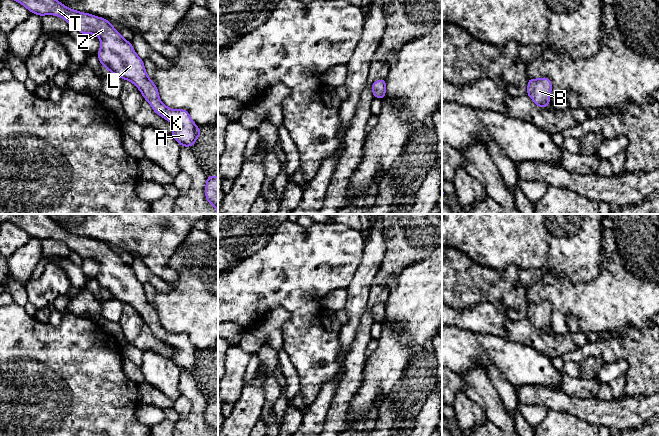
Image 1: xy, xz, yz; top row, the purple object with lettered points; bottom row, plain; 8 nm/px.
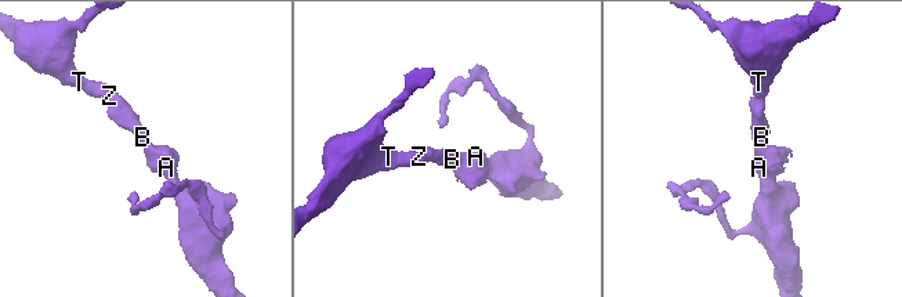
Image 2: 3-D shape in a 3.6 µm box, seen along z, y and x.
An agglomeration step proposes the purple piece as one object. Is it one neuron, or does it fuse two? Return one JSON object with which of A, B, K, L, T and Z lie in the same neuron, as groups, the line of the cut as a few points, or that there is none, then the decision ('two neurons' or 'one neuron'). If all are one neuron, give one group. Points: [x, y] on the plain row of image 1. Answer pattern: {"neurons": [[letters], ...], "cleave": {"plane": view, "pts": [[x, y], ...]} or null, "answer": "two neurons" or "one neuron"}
{"neurons": [["A", "B", "K", "L", "T", "Z"]], "cleave": null, "answer": "one neuron"}

